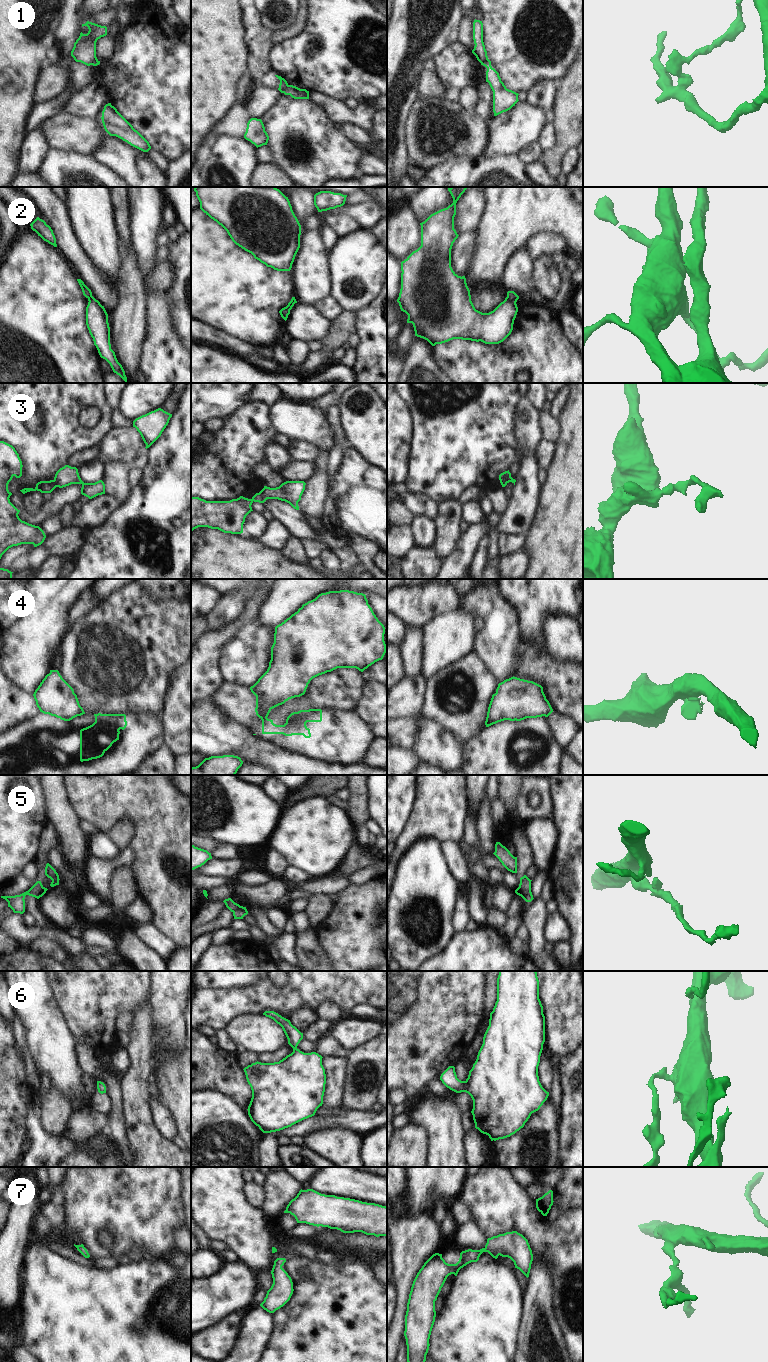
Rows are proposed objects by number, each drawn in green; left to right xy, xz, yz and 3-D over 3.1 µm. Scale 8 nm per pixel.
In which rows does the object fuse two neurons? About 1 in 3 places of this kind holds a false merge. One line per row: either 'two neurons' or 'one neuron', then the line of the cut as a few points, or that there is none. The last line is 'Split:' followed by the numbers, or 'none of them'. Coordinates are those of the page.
1: two neurons; cut xz (289, 85), (282, 92)
2: two neurons; cut yz (506, 297), (515, 303)
3: two neurons; cut xy (54, 479), (57, 486)
4: two neurons; cut xz (256, 710), (258, 714), (266, 718)
5: two neurons; cut xz (240, 906), (233, 912)
6: one neuron; cut none
7: one neuron; cut none
Split: 1, 2, 3, 4, 5

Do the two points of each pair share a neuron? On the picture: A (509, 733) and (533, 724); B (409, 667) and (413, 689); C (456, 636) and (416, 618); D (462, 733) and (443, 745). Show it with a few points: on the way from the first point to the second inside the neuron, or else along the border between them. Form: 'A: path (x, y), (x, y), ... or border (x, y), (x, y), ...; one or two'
A: path (515, 728), (527, 727); one
B: border (421, 673), (415, 676), (406, 676); two
C: border (447, 612), (434, 616), (422, 628); two
D: border (437, 723), (461, 744); two

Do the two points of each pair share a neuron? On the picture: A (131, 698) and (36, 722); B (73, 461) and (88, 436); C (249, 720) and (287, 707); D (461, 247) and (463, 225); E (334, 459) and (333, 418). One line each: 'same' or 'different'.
A: different
B: different
C: same
D: different
E: same

